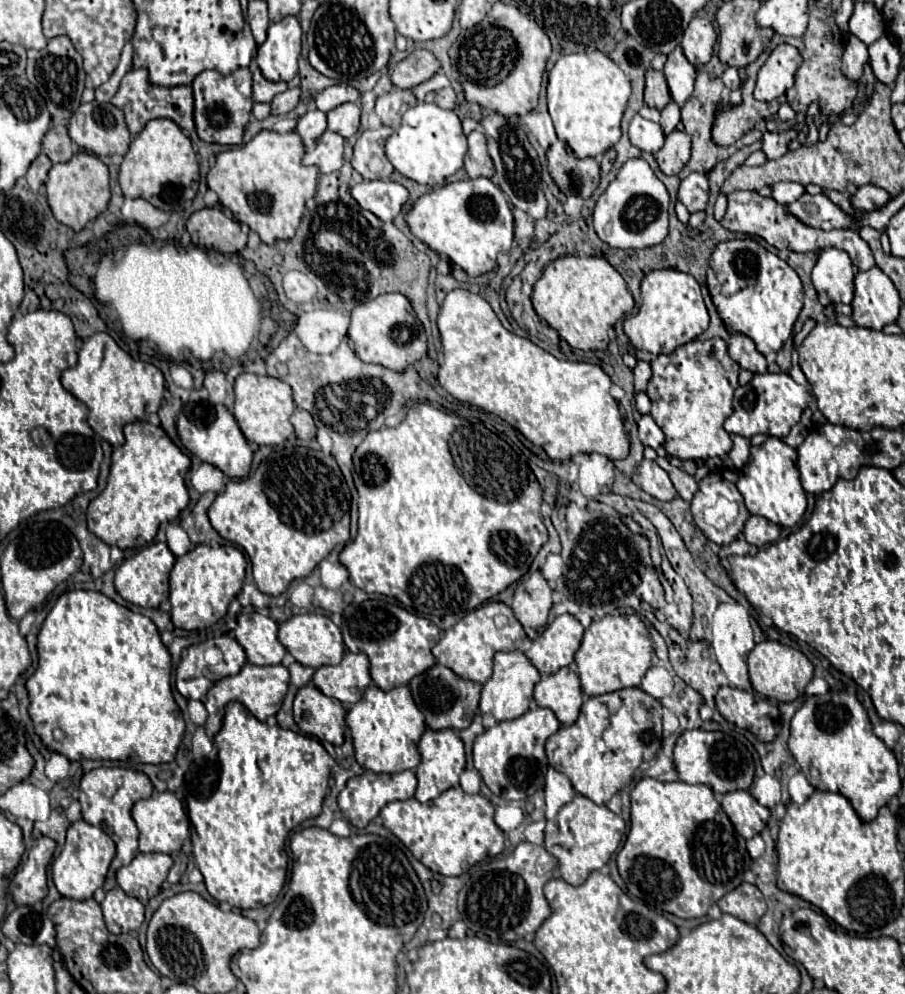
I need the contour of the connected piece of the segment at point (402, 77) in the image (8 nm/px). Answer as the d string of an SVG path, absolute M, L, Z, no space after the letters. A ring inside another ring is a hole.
M415 49L403 61L399 61L391 75L391 81L395 87L413 89L419 83L431 79L439 69L441 65L439 61L435 61L433 53L427 53L425 49Z

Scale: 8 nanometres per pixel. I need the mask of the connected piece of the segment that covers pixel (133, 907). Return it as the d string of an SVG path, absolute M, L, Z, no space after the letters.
M119 887L107 891L101 909L105 915L107 929L115 935L137 931L145 919L145 909L141 901L123 893L123 889Z

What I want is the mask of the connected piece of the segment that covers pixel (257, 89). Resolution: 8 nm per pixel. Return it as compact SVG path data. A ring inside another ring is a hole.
M255 63L249 69L253 73L253 101L255 103L269 103L275 95L279 95L279 93L283 93L287 89L287 83L285 81L279 81L279 83L267 81L263 77L261 69Z

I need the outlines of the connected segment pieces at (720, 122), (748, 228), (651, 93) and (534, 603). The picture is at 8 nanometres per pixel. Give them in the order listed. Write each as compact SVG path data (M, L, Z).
M755 63L745 67L745 85L743 85L743 103L739 107L719 109L715 125L713 125L713 141L717 145L731 145L735 143L743 133L751 131L757 121L763 119L763 103L755 101L753 87L757 79Z
M733 191L727 199L729 199L729 205L727 205L725 217L721 219L721 225L729 231L763 237L769 245L773 245L777 249L789 249L795 253L809 253L809 251L819 251L819 249L829 249L829 247L843 249L851 257L853 265L861 271L867 271L875 265L873 253L871 253L867 241L861 239L859 231L853 231L853 229L833 229L833 231L813 229L809 225L803 225L795 215L791 215L785 205L779 205L771 197L761 197L757 191Z
M649 69L647 71L647 83L645 83L645 105L663 109L671 101L671 93L665 81L663 71Z
M533 571L529 577L517 583L511 607L523 627L545 627L551 605L551 587L539 571Z

